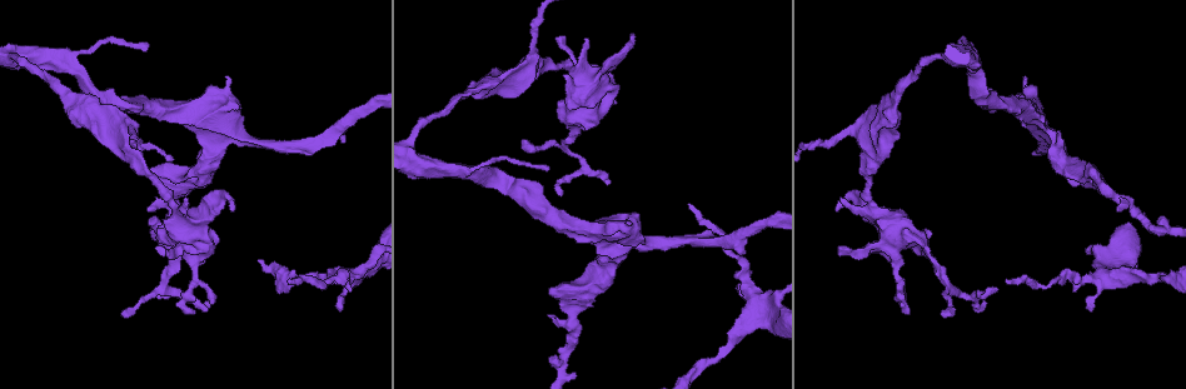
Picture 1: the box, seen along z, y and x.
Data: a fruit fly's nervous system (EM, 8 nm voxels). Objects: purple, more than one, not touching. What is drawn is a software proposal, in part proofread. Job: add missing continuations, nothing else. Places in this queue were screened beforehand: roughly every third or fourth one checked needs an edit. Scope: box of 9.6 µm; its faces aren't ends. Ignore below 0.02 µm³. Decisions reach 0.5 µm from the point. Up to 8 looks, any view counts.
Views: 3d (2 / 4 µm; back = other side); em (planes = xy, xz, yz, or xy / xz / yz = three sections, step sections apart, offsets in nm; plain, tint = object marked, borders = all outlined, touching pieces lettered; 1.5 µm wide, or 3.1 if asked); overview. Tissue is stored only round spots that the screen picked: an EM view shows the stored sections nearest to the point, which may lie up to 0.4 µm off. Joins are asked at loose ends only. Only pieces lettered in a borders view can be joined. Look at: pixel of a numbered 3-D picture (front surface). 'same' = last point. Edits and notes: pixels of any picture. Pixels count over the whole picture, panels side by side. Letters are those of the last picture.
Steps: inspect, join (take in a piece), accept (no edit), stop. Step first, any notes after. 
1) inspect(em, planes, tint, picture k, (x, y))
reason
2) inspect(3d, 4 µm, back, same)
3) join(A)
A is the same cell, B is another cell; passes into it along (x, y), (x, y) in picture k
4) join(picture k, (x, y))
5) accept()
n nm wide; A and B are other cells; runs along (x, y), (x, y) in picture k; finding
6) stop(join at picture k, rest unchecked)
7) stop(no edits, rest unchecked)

inspect(3d, 2 µm, back, picture 1, (557, 37))
free end

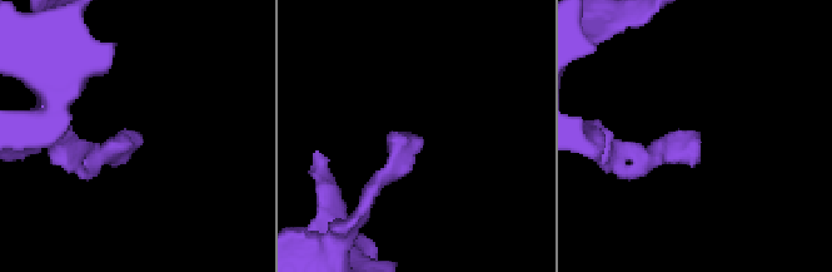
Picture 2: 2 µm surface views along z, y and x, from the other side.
inspect(em, xz, step 8, tint, picture 2, (696, 134))

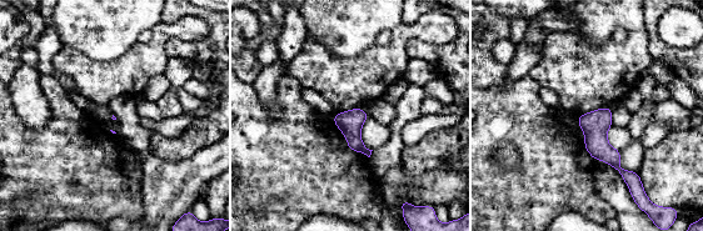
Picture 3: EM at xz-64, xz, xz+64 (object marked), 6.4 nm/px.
inspect(em, planes, borders, same)

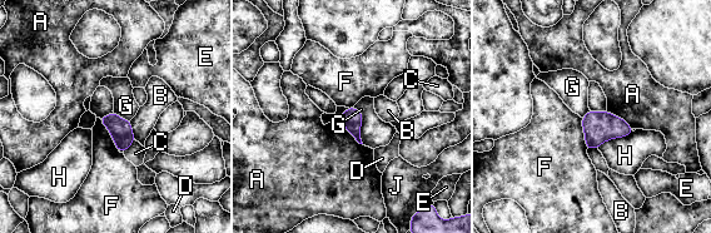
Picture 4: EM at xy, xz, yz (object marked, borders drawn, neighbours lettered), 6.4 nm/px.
accept()
A, B, C, D, E, F, G, H and J are other cells; border along (98, 118), (108, 129), (118, 150) in picture 4; none of them fits

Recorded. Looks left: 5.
inspect(em, yz, step 8, tint, picture 1, (207, 303))
tapers out

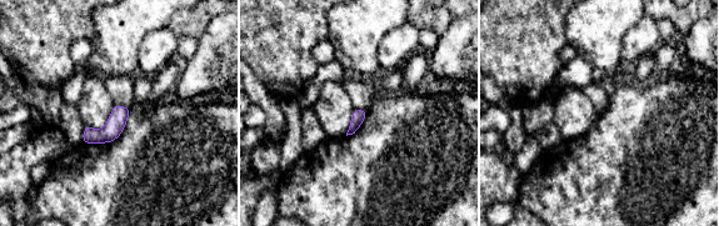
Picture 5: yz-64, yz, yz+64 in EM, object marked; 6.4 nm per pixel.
inspect(em, yz, step 8, borders, same)
see the neighbours

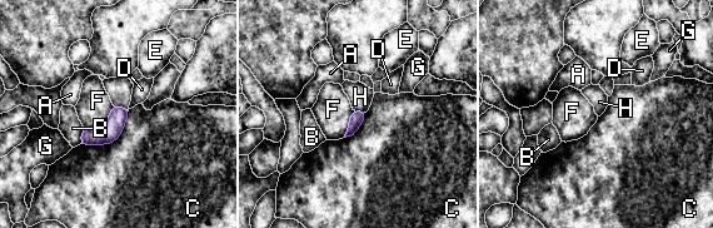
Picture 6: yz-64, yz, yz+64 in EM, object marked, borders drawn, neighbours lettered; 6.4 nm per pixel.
accept()
A, B, C, D, E, F, G and H are other cells; runs along (125, 113), (100, 138), (84, 140) in picture 6; no lettered piece goes on from it

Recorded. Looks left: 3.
inspect(em, planes, borders, picture 1, (290, 279))
an open end

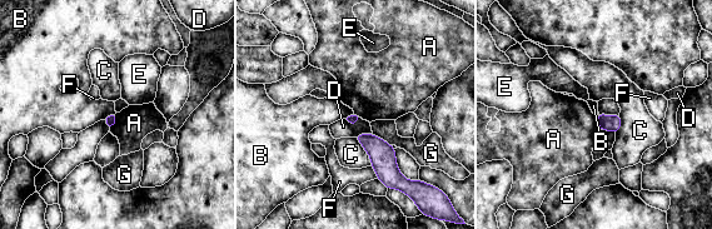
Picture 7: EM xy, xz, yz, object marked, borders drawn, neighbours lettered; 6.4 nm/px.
accept()
A, B, C, D, E, F and G are other cells; border along (116, 113), (116, 120), (109, 130) in picture 7; none of them fits

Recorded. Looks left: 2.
stop(no edits, rest unchecked)

